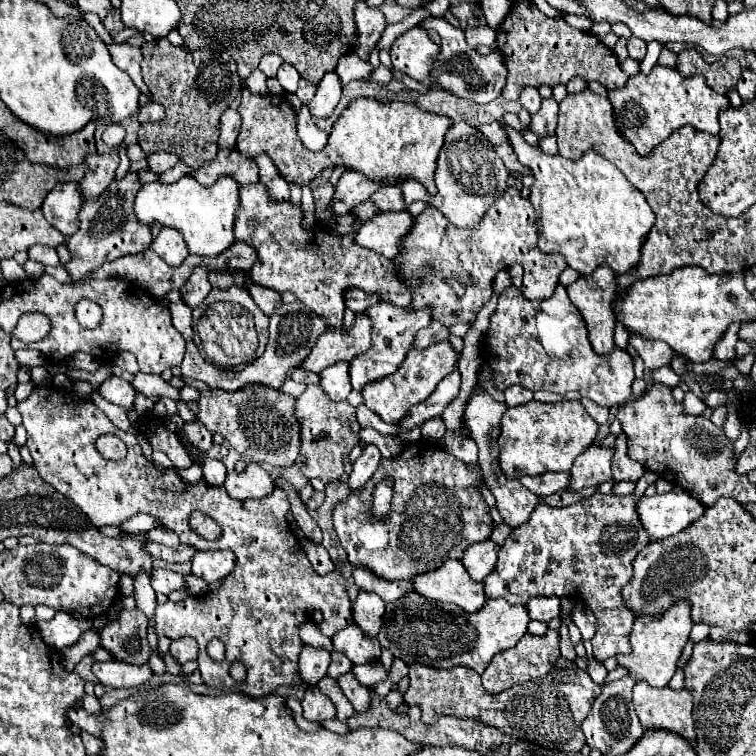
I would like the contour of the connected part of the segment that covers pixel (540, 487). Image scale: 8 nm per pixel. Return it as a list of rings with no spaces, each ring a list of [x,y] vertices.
[[[547,472],[547,474],[537,474],[537,476],[525,476],[519,482],[537,496],[549,496],[549,494],[565,490],[565,486],[569,484],[569,474],[567,472]]]

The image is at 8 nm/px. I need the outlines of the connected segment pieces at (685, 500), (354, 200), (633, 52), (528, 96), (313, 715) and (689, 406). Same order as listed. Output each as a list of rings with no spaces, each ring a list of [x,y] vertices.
[[[687,492],[641,496],[635,510],[639,510],[639,522],[643,522],[651,540],[663,540],[679,534],[679,530],[687,528],[705,512],[703,504]]]
[[[347,170],[339,178],[339,182],[335,184],[331,212],[333,214],[345,214],[345,212],[349,212],[359,202],[365,202],[381,186],[383,184],[371,182],[371,180],[367,180],[363,174],[355,172],[355,170]]]
[[[629,38],[627,40],[627,50],[629,50],[629,58],[643,60],[645,50],[647,50],[647,44],[643,40],[639,40],[639,38]]]
[[[527,86],[527,88],[523,88],[519,100],[521,100],[523,108],[529,110],[529,114],[535,114],[535,112],[541,108],[541,100],[543,100],[543,98],[539,96],[539,90],[537,90],[537,88]]]
[[[309,686],[305,690],[305,698],[301,700],[301,706],[303,706],[303,718],[311,720],[311,722],[331,720],[337,714],[335,704],[331,702],[331,698],[321,694],[321,690],[315,688],[315,686]]]
[[[687,392],[685,394],[685,398],[683,398],[683,412],[685,414],[701,414],[703,410],[705,410],[707,406],[705,406],[705,402],[699,398],[699,396],[695,396],[693,392]]]

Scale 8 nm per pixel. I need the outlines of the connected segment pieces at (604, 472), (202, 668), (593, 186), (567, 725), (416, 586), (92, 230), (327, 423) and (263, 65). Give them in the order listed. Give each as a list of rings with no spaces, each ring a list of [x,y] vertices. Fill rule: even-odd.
[[[589,446],[571,468],[571,486],[567,486],[569,492],[579,492],[587,486],[603,484],[611,480],[611,458],[613,450],[603,446]]]
[[[35,384],[31,396],[17,402],[17,410],[27,428],[27,448],[39,476],[65,498],[73,500],[95,526],[119,526],[133,514],[145,512],[161,526],[177,532],[181,544],[189,544],[195,550],[229,548],[235,552],[237,564],[215,596],[189,596],[181,602],[167,600],[155,606],[153,628],[157,636],[191,636],[197,640],[199,672],[207,686],[215,690],[235,686],[253,698],[269,696],[279,686],[301,686],[303,680],[297,662],[303,640],[299,638],[299,626],[307,620],[311,622],[315,610],[325,612],[325,620],[317,628],[329,638],[353,622],[343,574],[339,570],[325,576],[315,572],[289,524],[285,524],[289,502],[281,488],[275,488],[271,496],[261,500],[233,500],[223,486],[207,484],[205,478],[189,484],[179,478],[175,468],[159,470],[149,462],[141,452],[137,436],[113,426],[95,404],[53,384]],[[101,434],[117,434],[127,444],[127,456],[117,462],[105,460],[95,448],[95,440]],[[193,510],[215,518],[223,526],[223,536],[211,542],[199,538],[189,528],[189,514]],[[213,638],[223,640],[227,646],[221,662],[211,660],[205,652]],[[233,662],[245,666],[247,676],[243,682],[231,678],[229,666]]]
[[[505,130],[519,162],[531,168],[535,176],[529,200],[537,214],[539,250],[563,254],[567,264],[581,274],[591,274],[597,266],[609,266],[617,276],[633,270],[639,264],[641,246],[655,222],[647,198],[615,164],[595,150],[585,152],[579,162],[571,162],[561,156],[545,156],[539,148],[529,146],[519,132]]]
[[[559,658],[545,678],[526,682],[525,690],[524,685],[522,686],[522,692],[513,692],[512,687],[501,692],[501,694],[489,694],[481,686],[481,676],[467,666],[455,666],[451,670],[435,670],[435,668],[427,668],[427,666],[421,666],[421,664],[413,664],[413,666],[409,666],[409,688],[405,690],[403,698],[409,706],[419,706],[421,722],[427,724],[427,726],[433,724],[435,718],[441,718],[441,716],[471,718],[471,720],[479,720],[487,726],[495,726],[495,728],[503,730],[507,736],[513,734],[515,738],[521,738],[521,740],[527,740],[527,742],[533,742],[533,744],[539,744],[539,746],[549,746],[551,750],[579,752],[587,744],[585,734],[581,730],[581,722],[585,720],[587,712],[591,710],[591,706],[593,706],[593,702],[599,694],[601,694],[601,686],[595,684],[589,678],[587,672],[577,668],[575,662]]]
[[[447,560],[443,566],[419,574],[415,580],[411,580],[411,584],[413,590],[425,598],[437,602],[453,602],[465,612],[479,610],[487,600],[483,584],[471,580],[459,560]]]
[[[129,172],[123,180],[113,180],[109,188],[97,200],[85,200],[83,210],[79,212],[79,230],[67,238],[67,248],[71,252],[71,260],[65,264],[73,282],[87,280],[87,276],[101,268],[107,260],[117,260],[125,254],[137,254],[149,248],[151,232],[147,226],[139,224],[133,214],[133,200],[139,192],[141,184],[135,172]]]
[[[308,385],[304,393],[295,400],[293,416],[301,426],[301,452],[295,464],[309,480],[319,478],[325,484],[337,482],[337,478],[343,474],[343,456],[351,454],[353,446],[357,446],[361,440],[361,426],[357,424],[355,408],[345,400],[329,400],[318,385]]]
[[[267,54],[261,58],[259,62],[259,70],[267,76],[267,78],[275,78],[277,76],[277,68],[283,64],[283,58],[277,54]]]

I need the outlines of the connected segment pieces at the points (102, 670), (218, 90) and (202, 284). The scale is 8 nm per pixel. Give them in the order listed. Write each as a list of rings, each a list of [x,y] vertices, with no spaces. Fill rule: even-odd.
[[[115,660],[95,662],[91,672],[103,686],[111,688],[133,688],[145,684],[153,676],[153,670],[149,666],[133,666]]]
[[[153,40],[141,46],[143,80],[151,90],[155,102],[165,106],[165,118],[149,122],[139,128],[137,142],[143,150],[177,150],[179,160],[197,170],[215,160],[219,118],[229,108],[233,98],[241,92],[241,78],[237,64],[229,54],[213,50],[187,50],[177,48],[169,40]]]
[[[197,266],[191,276],[187,278],[187,282],[181,286],[181,300],[189,306],[189,308],[197,308],[207,292],[211,290],[211,282],[209,282],[209,274],[211,274],[211,268],[207,266]]]

